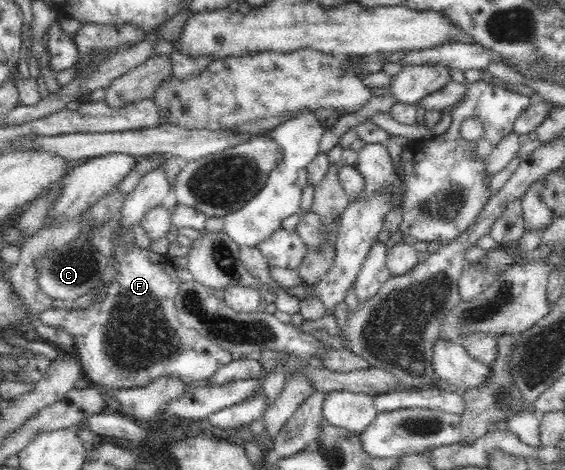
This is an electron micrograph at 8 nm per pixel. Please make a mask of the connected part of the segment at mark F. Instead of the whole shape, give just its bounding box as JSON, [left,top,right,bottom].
[40,241,234,390]

